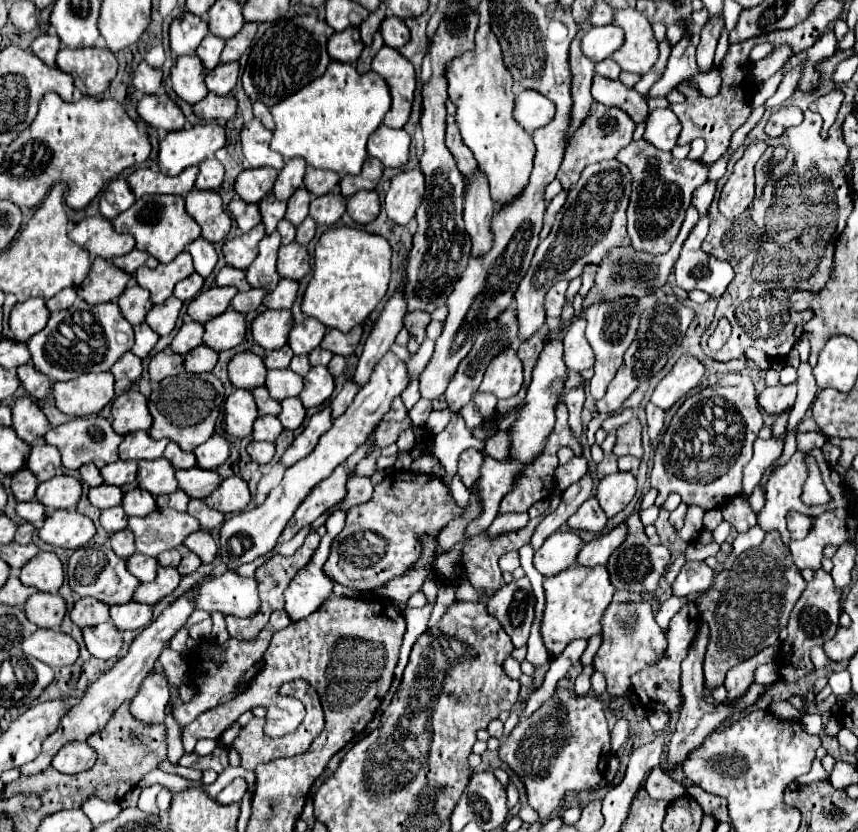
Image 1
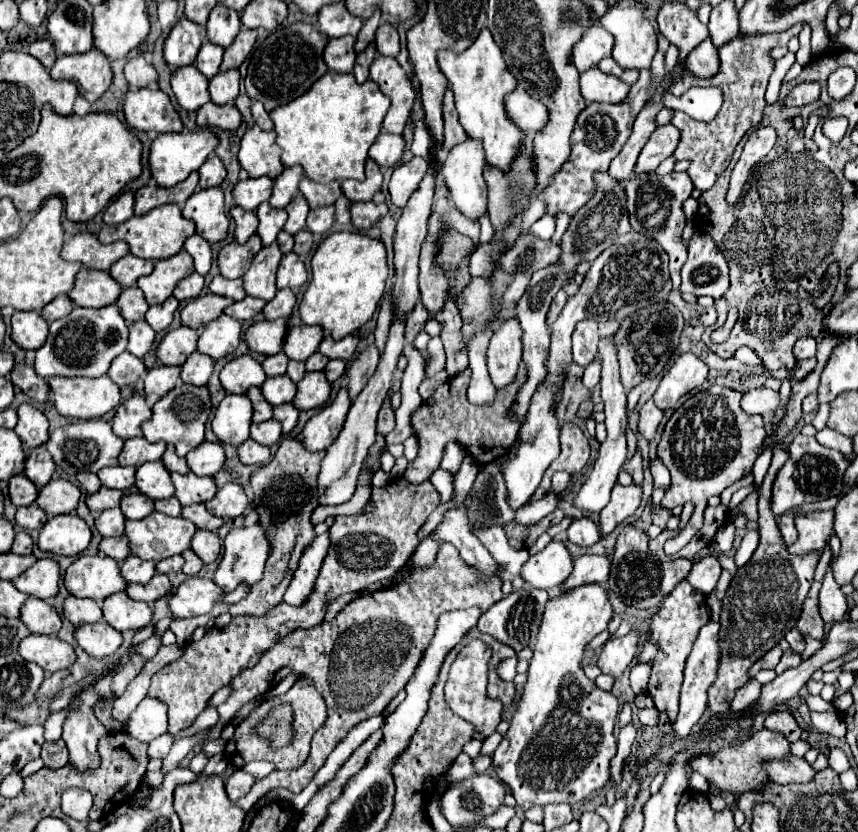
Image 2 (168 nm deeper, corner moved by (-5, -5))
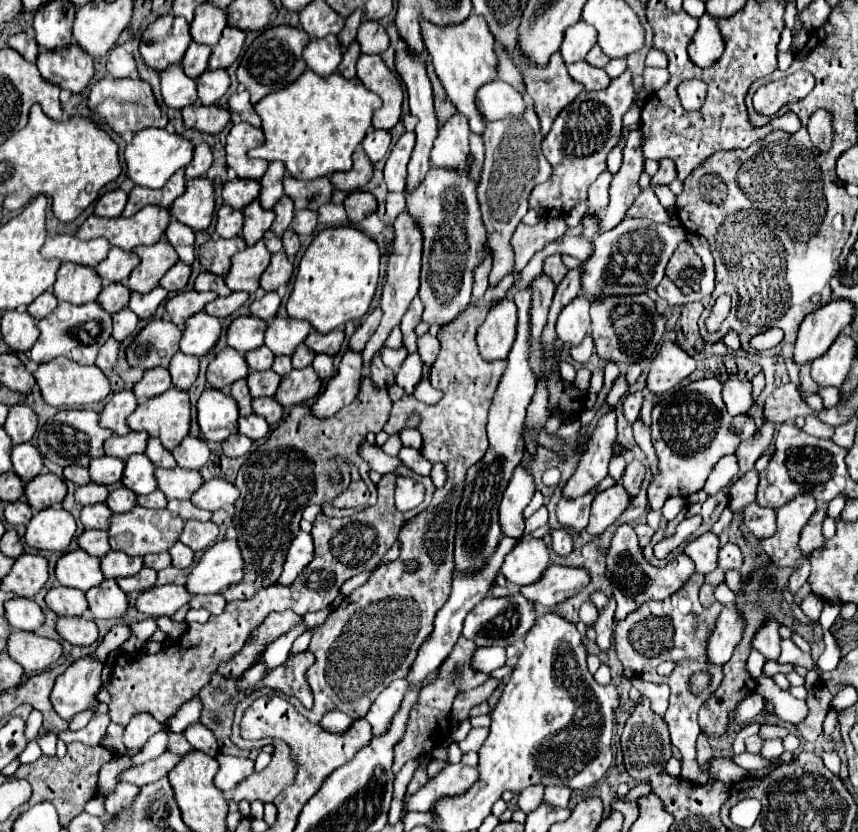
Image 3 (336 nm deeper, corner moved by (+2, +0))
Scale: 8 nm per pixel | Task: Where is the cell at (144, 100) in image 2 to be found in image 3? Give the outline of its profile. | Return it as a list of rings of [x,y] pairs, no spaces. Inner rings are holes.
[[[101,79],[99,83],[93,85],[87,105],[91,111],[97,111],[99,117],[103,117],[109,123],[109,127],[119,135],[123,135],[127,131],[137,133],[147,127],[165,127],[167,125],[167,115],[161,113],[159,105],[153,97],[151,85],[141,79],[137,79],[137,81],[133,81],[133,79],[115,79],[115,81]]]

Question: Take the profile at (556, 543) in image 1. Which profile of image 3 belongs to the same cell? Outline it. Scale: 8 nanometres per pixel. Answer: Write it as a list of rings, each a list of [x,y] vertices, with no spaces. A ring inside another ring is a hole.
[[[521,539],[515,549],[505,557],[501,565],[501,573],[507,577],[509,583],[515,585],[529,585],[541,579],[545,567],[549,567],[549,547],[543,539]]]

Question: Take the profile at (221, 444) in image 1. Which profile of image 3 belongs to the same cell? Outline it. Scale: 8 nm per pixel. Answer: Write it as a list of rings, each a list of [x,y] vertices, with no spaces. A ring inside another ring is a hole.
[[[191,435],[185,437],[171,453],[177,459],[177,465],[183,469],[201,469],[211,457],[211,449],[207,441]]]

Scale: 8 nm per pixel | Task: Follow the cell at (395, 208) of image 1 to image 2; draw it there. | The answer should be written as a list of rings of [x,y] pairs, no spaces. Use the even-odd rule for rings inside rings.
[[[414,156],[410,162],[404,162],[394,168],[392,180],[390,180],[390,196],[392,204],[402,208],[412,192],[418,188],[420,180],[426,174],[426,160],[420,156]]]

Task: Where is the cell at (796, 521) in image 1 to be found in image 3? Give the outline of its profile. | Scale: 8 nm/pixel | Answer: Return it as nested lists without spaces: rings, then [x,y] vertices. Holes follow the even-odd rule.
[[[759,503],[747,505],[747,509],[743,511],[743,517],[745,517],[745,525],[759,539],[767,539],[769,535],[773,535],[775,527],[777,527],[775,511],[773,509],[767,509],[767,507],[761,507]]]

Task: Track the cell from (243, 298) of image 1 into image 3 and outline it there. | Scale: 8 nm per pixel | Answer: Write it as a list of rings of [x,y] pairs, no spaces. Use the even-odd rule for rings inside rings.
[[[243,291],[231,293],[229,297],[219,297],[219,299],[211,301],[211,303],[205,307],[205,311],[207,311],[209,315],[215,315],[215,317],[227,317],[227,315],[235,313],[247,299],[249,299],[249,293],[243,293]]]

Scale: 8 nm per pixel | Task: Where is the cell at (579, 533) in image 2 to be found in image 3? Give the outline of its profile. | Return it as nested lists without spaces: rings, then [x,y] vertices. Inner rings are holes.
[[[565,527],[553,531],[551,537],[553,537],[553,551],[555,553],[567,555],[573,551],[573,535],[569,535],[569,531],[565,531]]]

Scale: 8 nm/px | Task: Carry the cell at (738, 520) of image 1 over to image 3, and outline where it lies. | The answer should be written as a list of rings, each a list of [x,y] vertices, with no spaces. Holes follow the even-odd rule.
[[[727,543],[725,547],[721,547],[719,551],[719,567],[723,571],[727,569],[741,569],[743,565],[743,555],[741,555],[741,549],[733,543]]]

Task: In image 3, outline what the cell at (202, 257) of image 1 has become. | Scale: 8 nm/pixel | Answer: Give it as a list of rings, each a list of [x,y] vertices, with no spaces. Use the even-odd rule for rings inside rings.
[[[173,219],[167,233],[165,233],[165,237],[173,245],[173,249],[177,251],[179,259],[183,263],[191,265],[193,259],[195,259],[195,233],[189,227],[185,227],[185,225],[181,225]]]

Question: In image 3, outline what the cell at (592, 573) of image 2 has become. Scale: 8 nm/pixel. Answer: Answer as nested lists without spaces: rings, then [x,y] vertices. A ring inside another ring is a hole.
[[[549,565],[549,567],[547,567],[547,571],[543,573],[543,577],[541,577],[537,583],[533,583],[533,585],[525,585],[525,587],[521,587],[519,591],[521,591],[529,601],[533,601],[533,603],[541,603],[545,609],[551,609],[553,605],[563,603],[563,601],[567,601],[567,599],[575,597],[581,589],[585,589],[585,587],[589,585],[589,581],[591,581],[589,571],[587,571],[587,569],[583,569],[583,567]]]

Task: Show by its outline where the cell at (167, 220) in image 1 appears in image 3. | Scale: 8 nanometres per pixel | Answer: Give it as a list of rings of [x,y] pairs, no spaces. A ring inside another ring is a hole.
[[[145,205],[139,213],[133,217],[117,217],[117,219],[103,219],[97,215],[91,215],[77,231],[79,239],[95,239],[105,237],[111,245],[133,251],[139,245],[151,245],[159,243],[163,239],[167,227],[171,223],[169,209]]]

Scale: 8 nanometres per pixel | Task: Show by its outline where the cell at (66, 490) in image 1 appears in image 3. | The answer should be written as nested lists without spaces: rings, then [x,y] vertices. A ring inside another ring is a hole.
[[[41,473],[25,485],[27,503],[35,511],[41,511],[41,509],[61,503],[65,499],[65,493],[67,493],[65,481],[53,473]]]

